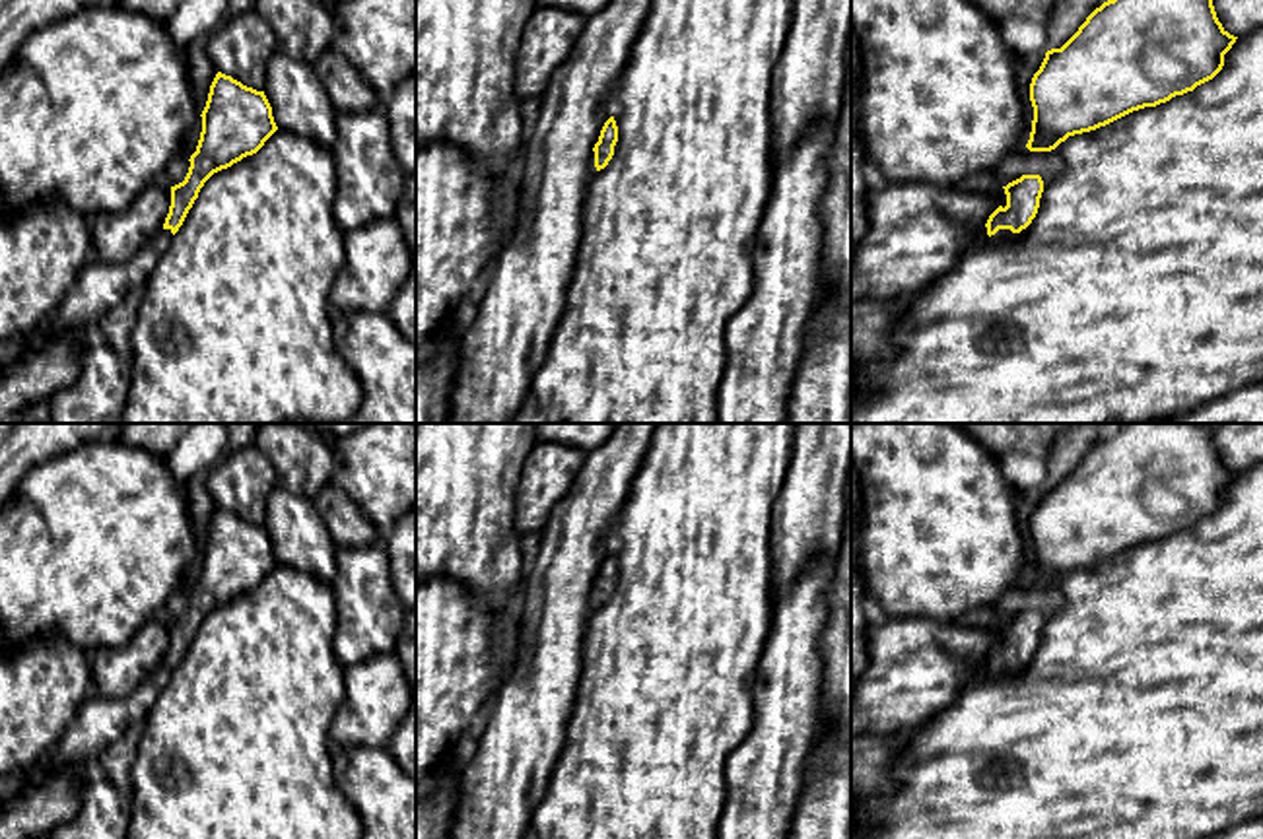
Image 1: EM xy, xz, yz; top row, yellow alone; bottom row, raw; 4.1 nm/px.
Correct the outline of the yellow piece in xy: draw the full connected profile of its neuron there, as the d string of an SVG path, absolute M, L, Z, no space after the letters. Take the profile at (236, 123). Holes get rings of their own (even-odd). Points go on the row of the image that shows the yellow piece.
M216 74L206 107L202 132L183 183L171 186L171 206L163 227L126 262L91 262L78 274L51 322L62 330L97 334L97 320L128 291L144 287L148 276L169 249L204 183L218 171L256 153L278 130L264 91Z

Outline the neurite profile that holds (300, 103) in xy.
M276 50L266 66L264 95L280 130L328 150L336 142L338 111L311 62Z

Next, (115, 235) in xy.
M157 183L144 188L122 212L97 214L91 245L101 262L130 260L159 229L171 206L171 186Z

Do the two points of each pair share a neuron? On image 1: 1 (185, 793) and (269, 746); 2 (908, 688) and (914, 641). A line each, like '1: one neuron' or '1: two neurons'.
1: one neuron
2: one neuron

